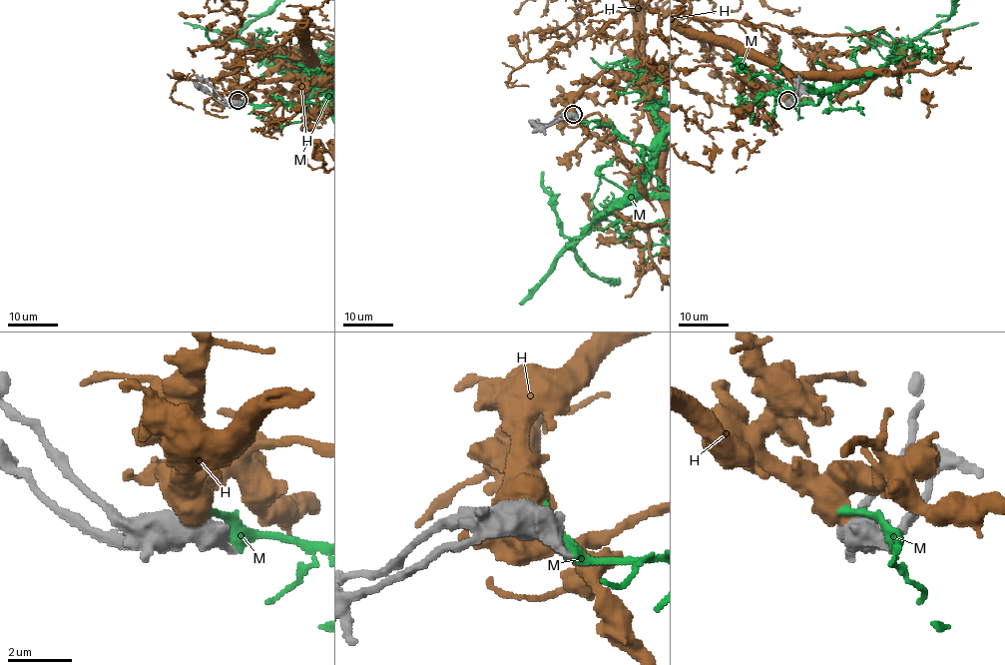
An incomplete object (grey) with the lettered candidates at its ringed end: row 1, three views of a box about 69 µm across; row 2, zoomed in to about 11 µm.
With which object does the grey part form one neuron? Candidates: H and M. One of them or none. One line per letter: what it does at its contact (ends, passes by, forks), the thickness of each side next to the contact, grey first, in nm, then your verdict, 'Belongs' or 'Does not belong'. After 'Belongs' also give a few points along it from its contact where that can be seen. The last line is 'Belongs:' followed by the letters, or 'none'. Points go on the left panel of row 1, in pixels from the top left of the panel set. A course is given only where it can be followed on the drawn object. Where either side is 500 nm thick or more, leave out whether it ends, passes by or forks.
H: Thickness 750 nm (grey) against 650 nm. Belongs
M: Thickness 600 nm (grey) against 360 nm. Does not belong
Belongs: H

